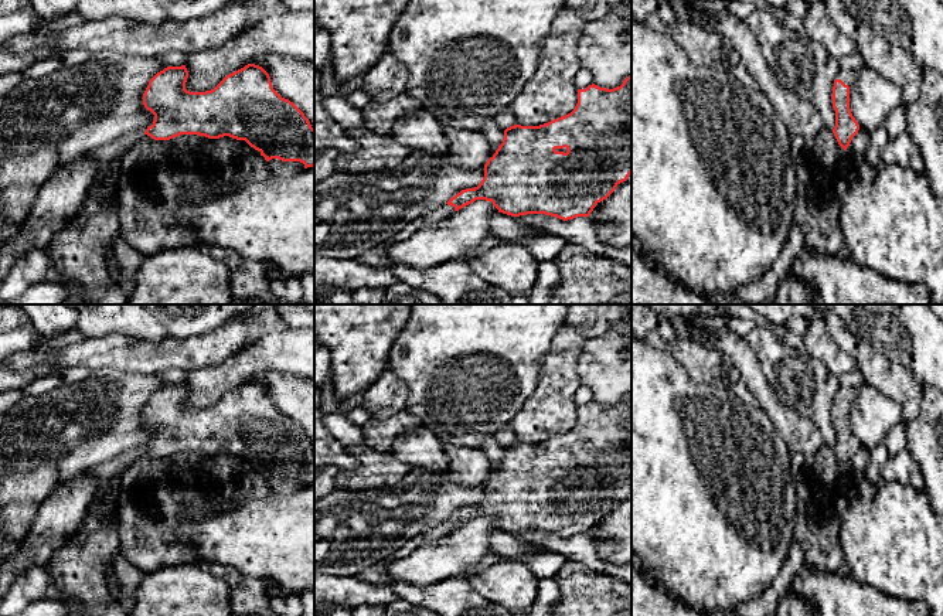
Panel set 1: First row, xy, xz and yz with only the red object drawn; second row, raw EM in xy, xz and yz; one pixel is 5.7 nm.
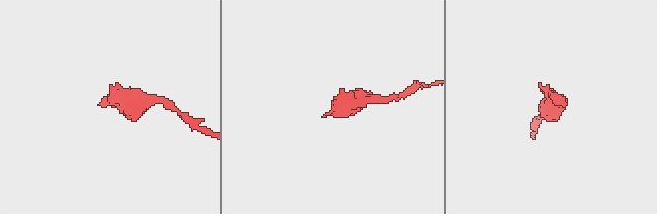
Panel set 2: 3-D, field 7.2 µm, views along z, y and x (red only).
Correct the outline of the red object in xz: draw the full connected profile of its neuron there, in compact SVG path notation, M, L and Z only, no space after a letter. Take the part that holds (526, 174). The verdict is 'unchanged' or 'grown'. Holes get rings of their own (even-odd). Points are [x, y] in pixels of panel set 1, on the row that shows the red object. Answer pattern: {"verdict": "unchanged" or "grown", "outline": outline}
{"verdict": "grown", "outline": "M631 75L613 89L595 84L578 89L578 103L565 116L539 126L507 127L503 143L484 164L484 177L477 187L462 190L438 210L409 221L355 261L370 268L389 266L387 249L391 245L411 238L426 225L449 218L476 200L491 201L498 212L511 217L545 214L564 221L589 217L596 204L606 200L630 174Z"}

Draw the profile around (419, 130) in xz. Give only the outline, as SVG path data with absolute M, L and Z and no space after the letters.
M422 108L399 118L394 125L392 136L411 152L445 154L449 149L445 127Z

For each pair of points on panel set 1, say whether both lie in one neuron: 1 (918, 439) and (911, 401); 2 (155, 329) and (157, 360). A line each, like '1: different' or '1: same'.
1: different
2: different

